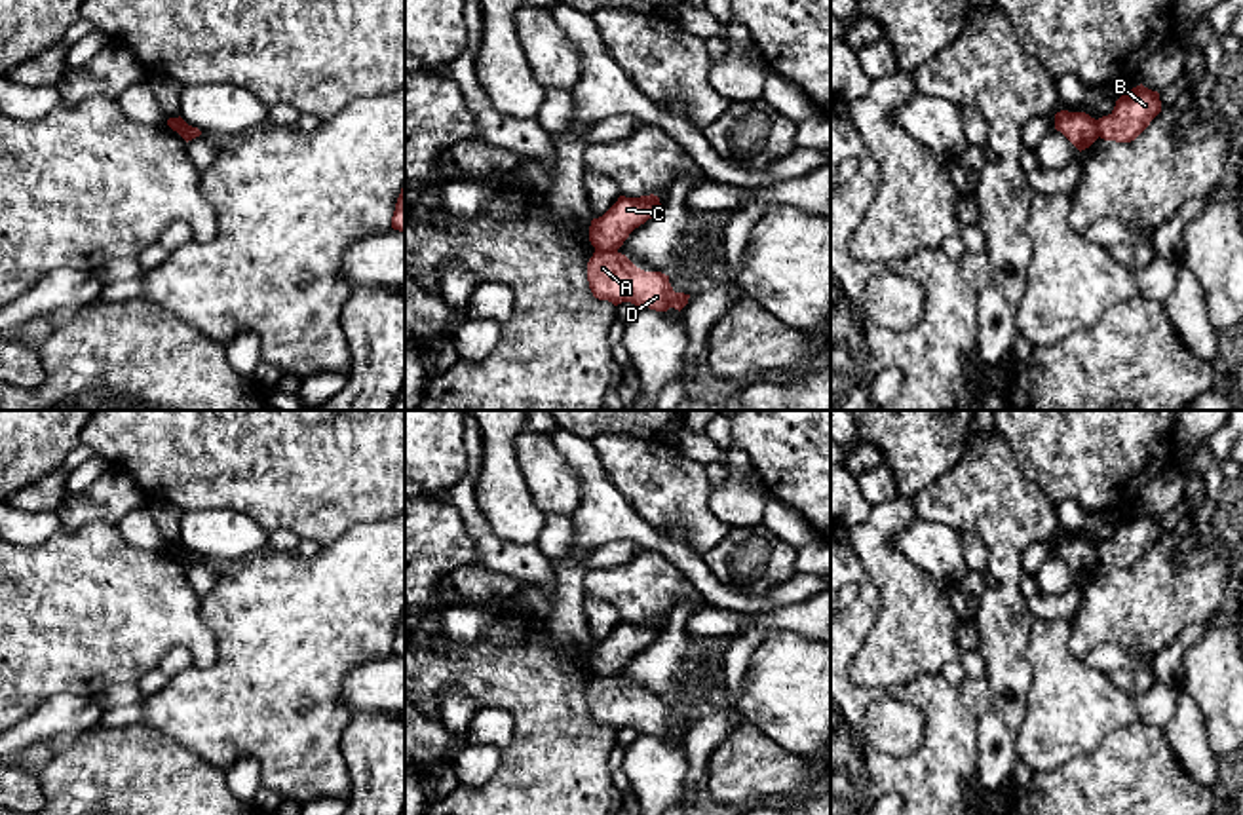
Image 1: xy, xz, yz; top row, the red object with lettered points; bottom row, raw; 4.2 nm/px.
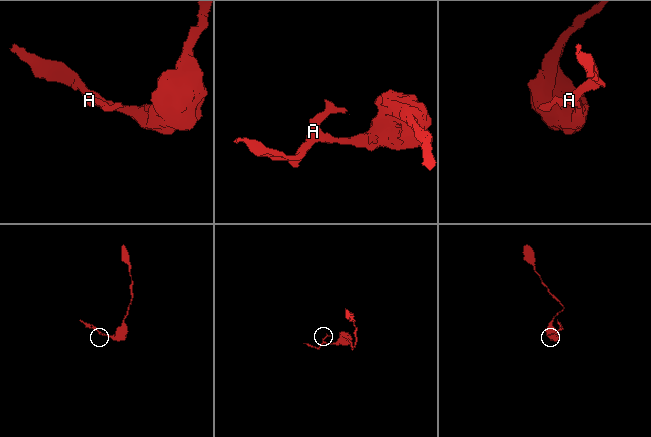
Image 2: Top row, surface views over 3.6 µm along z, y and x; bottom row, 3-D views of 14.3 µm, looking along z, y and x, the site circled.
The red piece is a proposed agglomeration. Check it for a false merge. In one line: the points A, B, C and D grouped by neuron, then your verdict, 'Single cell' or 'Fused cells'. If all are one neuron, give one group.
Groups: A B D / C. Fused cells

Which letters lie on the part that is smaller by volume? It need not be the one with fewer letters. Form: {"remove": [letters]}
{"remove": ["C"]}

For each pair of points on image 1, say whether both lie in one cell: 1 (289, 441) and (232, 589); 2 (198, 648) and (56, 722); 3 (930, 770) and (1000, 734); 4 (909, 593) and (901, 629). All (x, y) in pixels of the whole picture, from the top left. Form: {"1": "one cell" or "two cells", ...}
{"1": "two cells", "2": "two cells", "3": "two cells", "4": "one cell"}

